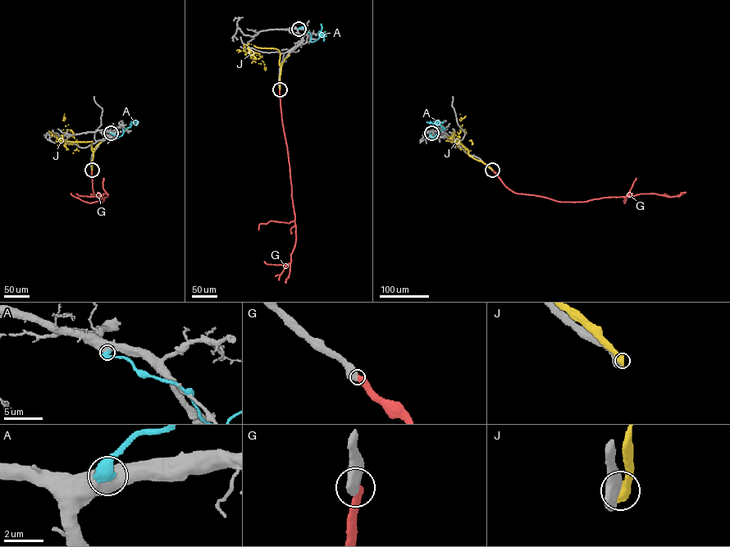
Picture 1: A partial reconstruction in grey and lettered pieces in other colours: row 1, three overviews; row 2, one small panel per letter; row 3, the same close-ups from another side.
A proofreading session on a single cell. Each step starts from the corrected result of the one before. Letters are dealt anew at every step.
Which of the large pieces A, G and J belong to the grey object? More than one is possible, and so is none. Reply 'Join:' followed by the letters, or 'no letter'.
Join: G

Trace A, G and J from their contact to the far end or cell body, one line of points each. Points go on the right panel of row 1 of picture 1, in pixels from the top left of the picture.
A: (431, 133), (429, 134), (433, 138), (444, 129), (439, 123), (426, 122)
G: (492, 170), (514, 192), (558, 201), (581, 202), (641, 193), (668, 196), (664, 193)
J: (492, 170), (470, 157), (468, 151), (459, 143), (446, 140), (453, 138), (462, 126), (472, 144)

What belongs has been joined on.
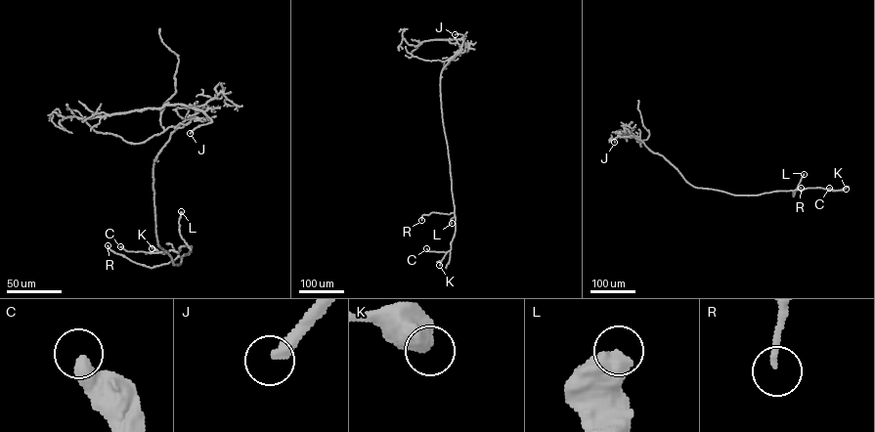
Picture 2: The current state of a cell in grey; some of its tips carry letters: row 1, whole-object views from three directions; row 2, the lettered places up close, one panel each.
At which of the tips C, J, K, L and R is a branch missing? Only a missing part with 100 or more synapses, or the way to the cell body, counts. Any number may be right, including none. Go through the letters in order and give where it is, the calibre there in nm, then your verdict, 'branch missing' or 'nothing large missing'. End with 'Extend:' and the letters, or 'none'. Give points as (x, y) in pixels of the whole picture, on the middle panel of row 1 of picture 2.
C: at (426, 248); 480 nm thick; nothing large missing
J: at (455, 34); 320 nm thick; branch missing
K: at (439, 265); 750 nm thick; nothing large missing
L: at (452, 223); 650 nm thick; nothing large missing
R: at (421, 220); 170 nm thick; nothing large missing
Extend: J

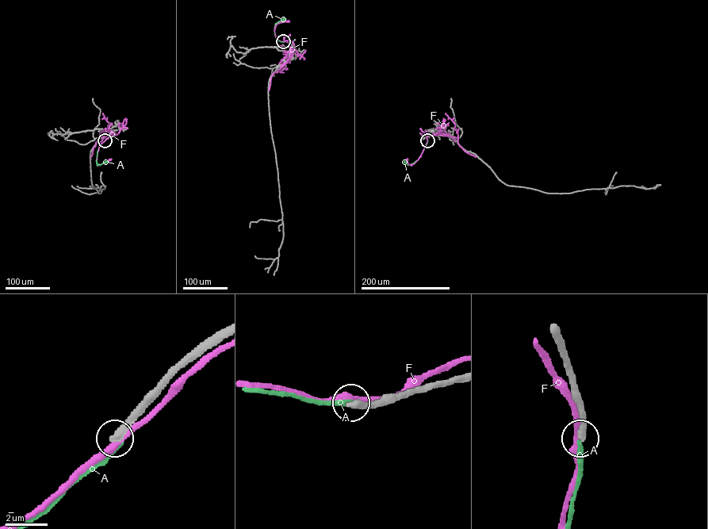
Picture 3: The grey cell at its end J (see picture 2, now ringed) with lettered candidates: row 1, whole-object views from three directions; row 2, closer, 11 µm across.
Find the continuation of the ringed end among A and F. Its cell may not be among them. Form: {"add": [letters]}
{"add": []}

